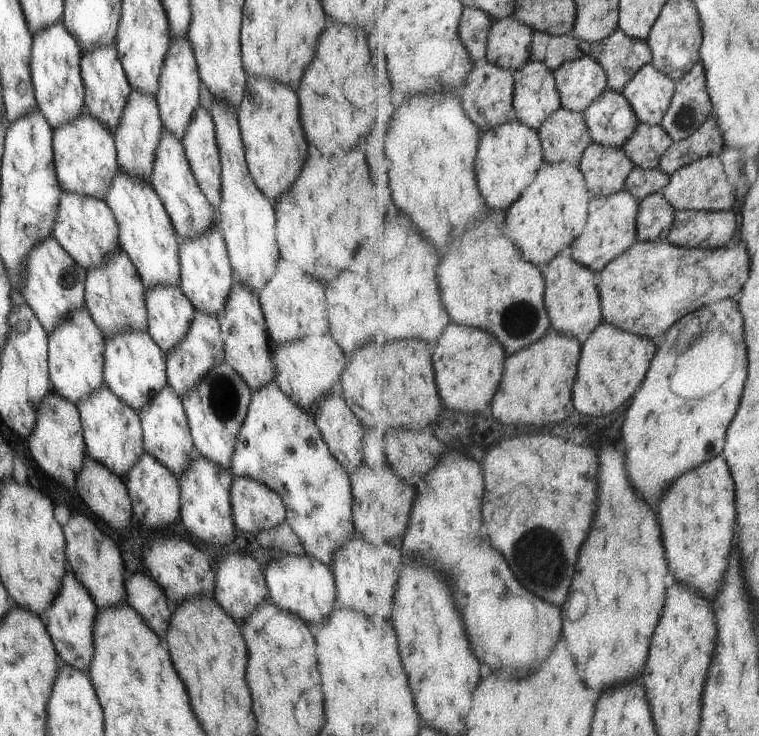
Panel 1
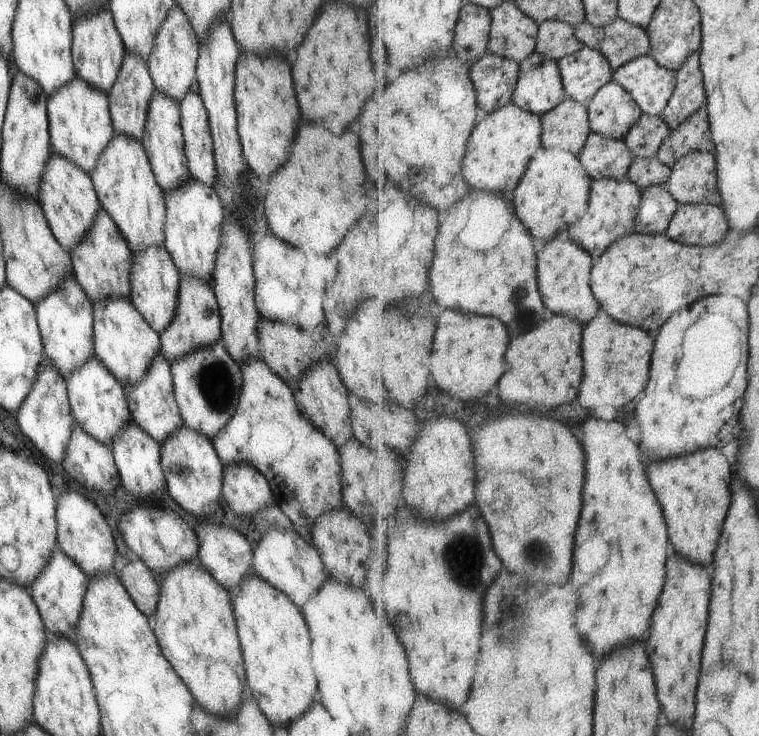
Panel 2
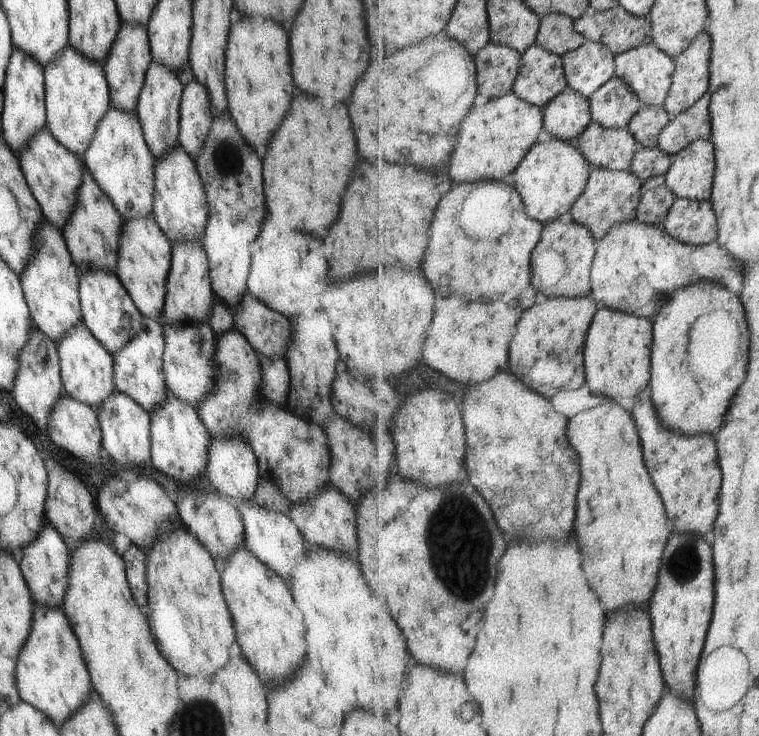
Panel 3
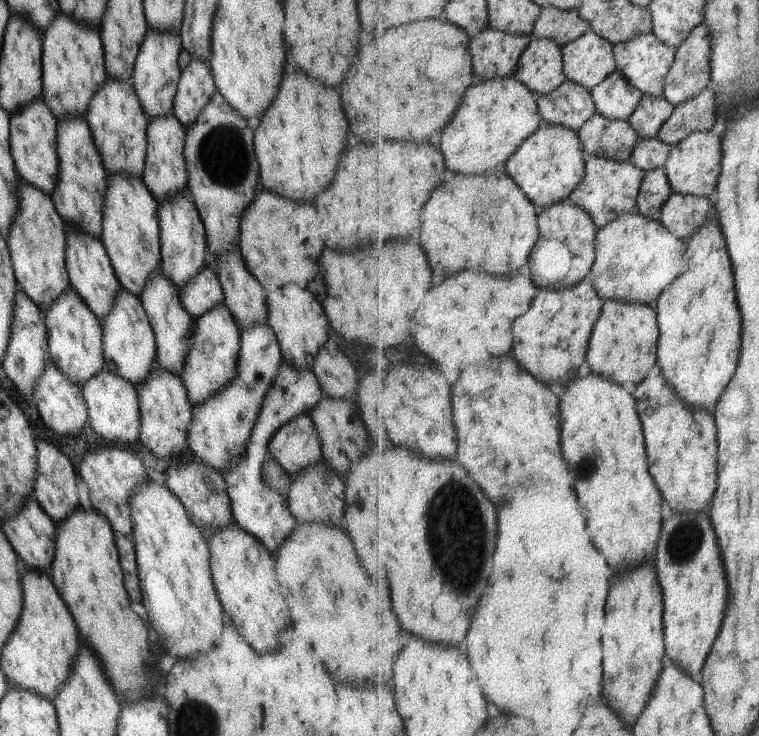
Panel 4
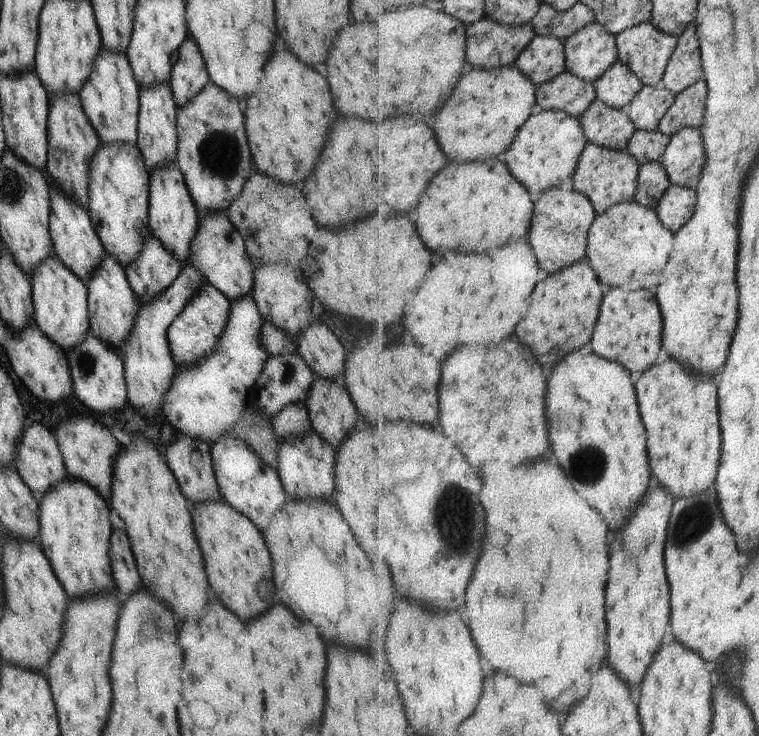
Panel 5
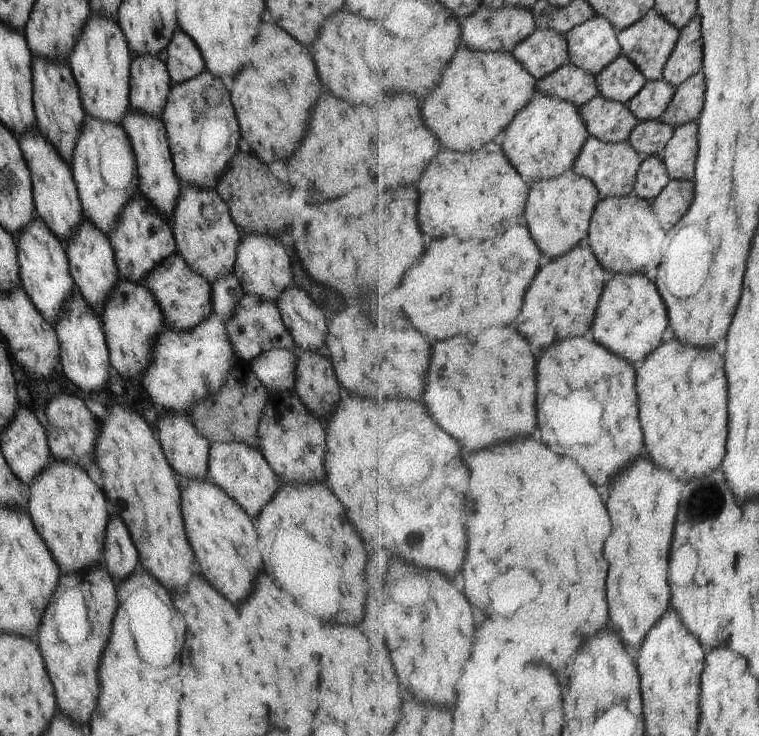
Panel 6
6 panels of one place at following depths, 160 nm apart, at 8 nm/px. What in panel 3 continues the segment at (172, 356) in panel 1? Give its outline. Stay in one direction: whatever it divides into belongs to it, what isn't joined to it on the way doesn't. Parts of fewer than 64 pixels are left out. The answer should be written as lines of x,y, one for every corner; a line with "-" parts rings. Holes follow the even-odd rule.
173,241
170,249
170,269
165,279
164,305
157,321
161,325
170,325
175,321
207,323
215,295
210,287
206,252
199,241

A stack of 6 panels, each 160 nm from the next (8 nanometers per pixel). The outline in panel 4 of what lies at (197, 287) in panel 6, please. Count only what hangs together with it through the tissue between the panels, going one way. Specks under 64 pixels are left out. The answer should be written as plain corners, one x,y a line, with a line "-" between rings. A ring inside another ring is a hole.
219,303
209,312
202,313
193,320
192,334
189,338
190,346
183,358
184,363
179,376
185,387
188,401
196,405
221,389
222,385
227,385
230,378
234,376
240,332
234,318
223,303

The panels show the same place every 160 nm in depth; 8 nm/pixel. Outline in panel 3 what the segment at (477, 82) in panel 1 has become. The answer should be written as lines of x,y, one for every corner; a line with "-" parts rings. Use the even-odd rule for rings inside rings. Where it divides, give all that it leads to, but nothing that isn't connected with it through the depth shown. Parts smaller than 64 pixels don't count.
490,42
475,56
479,93
487,100
513,92
523,63
522,54
507,45

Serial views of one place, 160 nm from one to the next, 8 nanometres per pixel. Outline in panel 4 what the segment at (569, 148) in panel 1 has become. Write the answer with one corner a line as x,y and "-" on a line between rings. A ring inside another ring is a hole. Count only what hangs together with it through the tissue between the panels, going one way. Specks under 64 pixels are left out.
565,81
557,90
536,97
543,122
561,125
577,132
598,110
592,91
573,81

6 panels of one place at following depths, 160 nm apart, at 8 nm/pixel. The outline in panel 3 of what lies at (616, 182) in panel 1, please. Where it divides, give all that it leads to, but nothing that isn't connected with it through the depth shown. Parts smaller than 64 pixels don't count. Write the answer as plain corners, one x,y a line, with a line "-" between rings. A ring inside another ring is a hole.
595,122
576,143
591,168
612,171
629,171
633,157
643,148
629,128
605,129

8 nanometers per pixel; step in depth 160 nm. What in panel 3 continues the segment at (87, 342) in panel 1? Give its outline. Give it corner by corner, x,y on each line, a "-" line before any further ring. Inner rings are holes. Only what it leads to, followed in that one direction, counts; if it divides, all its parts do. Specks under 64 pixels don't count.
45,219
42,220
42,224
32,239
34,240
34,253
23,272
19,274
20,285
33,326
57,343
66,331
81,322
78,268
69,256
59,229

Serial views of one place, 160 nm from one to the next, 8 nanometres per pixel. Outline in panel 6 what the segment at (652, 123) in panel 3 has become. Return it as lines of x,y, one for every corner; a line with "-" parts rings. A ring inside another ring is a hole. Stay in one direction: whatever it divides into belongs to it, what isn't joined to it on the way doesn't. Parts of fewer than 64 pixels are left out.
649,81
638,96
628,103
629,109
639,121
661,119
676,96
677,87
668,81

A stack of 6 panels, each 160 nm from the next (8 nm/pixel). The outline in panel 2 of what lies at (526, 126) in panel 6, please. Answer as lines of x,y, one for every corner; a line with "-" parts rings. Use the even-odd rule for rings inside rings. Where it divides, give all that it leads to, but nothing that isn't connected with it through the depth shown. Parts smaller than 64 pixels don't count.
545,149
536,152
515,190
517,216
521,216
525,228
532,233
539,246
553,240
559,232
581,220
589,210
593,178
585,170
580,157
563,149

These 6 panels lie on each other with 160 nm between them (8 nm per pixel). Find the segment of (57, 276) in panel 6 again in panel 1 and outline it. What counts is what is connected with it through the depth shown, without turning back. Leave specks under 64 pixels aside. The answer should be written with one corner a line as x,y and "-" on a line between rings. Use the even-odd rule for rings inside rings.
103,383
99,389
90,392
84,399
78,400
76,407
82,428
85,454
95,462
105,465
105,468
111,472
123,476
144,452
137,412
115,396

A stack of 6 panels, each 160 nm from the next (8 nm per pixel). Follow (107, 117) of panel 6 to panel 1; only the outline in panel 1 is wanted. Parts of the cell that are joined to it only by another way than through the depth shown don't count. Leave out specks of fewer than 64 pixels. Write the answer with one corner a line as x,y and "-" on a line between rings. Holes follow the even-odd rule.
118,166
104,194
103,202
110,208
116,220
119,248
129,257
144,288
152,289
156,285
178,286
179,240
152,185
124,173

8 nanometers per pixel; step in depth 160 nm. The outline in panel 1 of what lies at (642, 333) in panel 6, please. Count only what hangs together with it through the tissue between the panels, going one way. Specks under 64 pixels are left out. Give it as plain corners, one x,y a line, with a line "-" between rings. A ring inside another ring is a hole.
607,322
593,332
585,348
580,356
577,384
573,386
577,410
585,416
607,416
631,400
644,383
658,351
655,340
623,332

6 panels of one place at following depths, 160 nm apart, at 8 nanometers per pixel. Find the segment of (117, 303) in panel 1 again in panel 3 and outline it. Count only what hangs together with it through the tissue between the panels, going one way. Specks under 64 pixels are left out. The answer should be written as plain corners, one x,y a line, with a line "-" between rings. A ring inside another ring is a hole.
82,162
82,177
74,207
67,217
61,236
69,251
69,256
79,271
96,269
113,273
117,260
118,236
123,223
121,215
115,210
107,195
94,182
91,173

